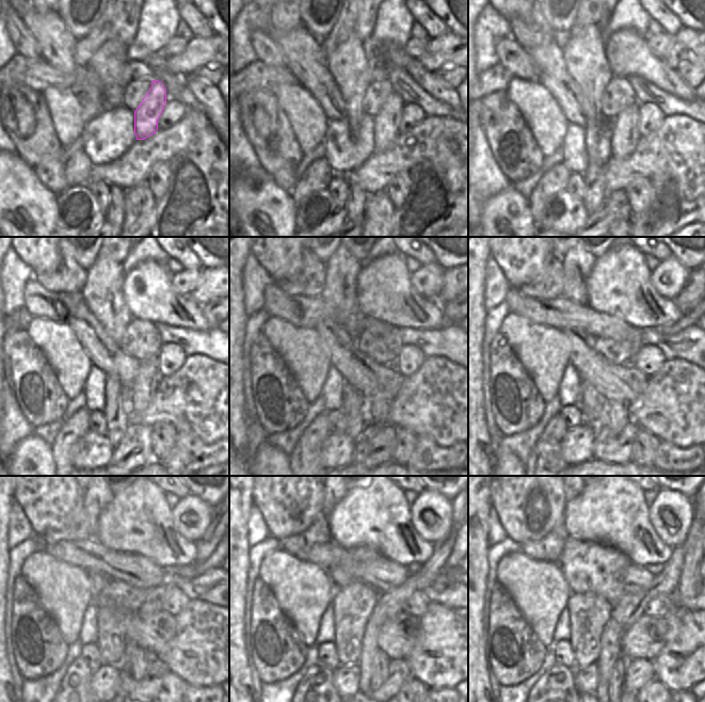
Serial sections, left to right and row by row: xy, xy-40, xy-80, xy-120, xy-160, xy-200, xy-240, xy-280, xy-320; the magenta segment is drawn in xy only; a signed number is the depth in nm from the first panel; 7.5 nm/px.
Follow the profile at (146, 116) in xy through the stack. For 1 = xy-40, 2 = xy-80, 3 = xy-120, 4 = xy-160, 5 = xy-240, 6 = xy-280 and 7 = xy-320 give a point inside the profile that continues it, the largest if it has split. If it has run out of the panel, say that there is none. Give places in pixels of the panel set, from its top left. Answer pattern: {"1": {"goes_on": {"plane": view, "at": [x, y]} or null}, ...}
{"1": {"goes_on": {"plane": "xy-40", "at": [386, 122]}}, "2": {"goes_on": {"plane": "xy-80", "at": [625, 136]}}, "3": {"goes_on": {"plane": "xy-120", "at": [144, 387]}}, "4": {"goes_on": {"plane": "xy-160", "at": [378, 407]}}, "5": {"goes_on": {"plane": "xy-240", "at": [141, 658]}}, "6": {"goes_on": {"plane": "xy-280", "at": [381, 665]}}, "7": {"goes_on": {"plane": "xy-320", "at": [615, 684]}}}

